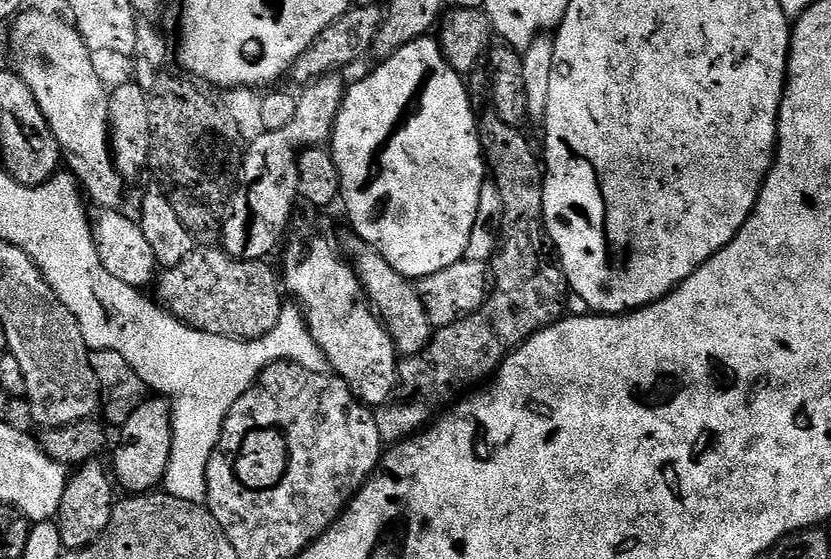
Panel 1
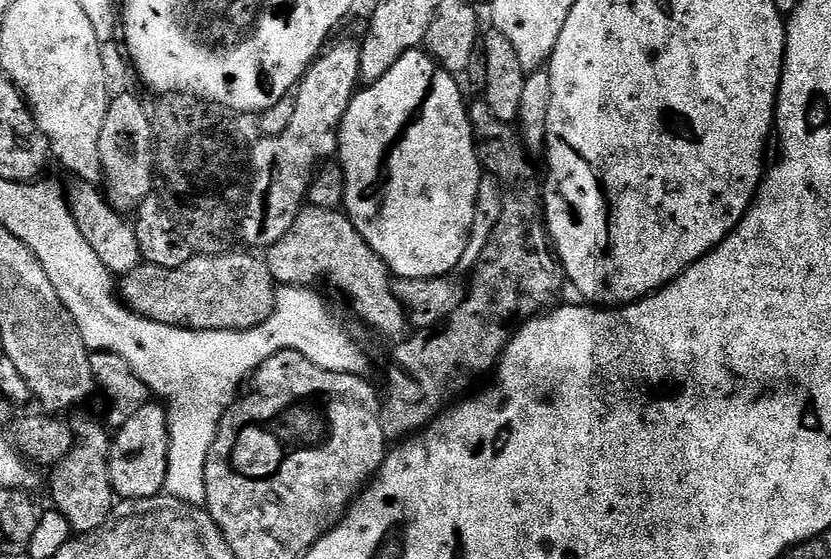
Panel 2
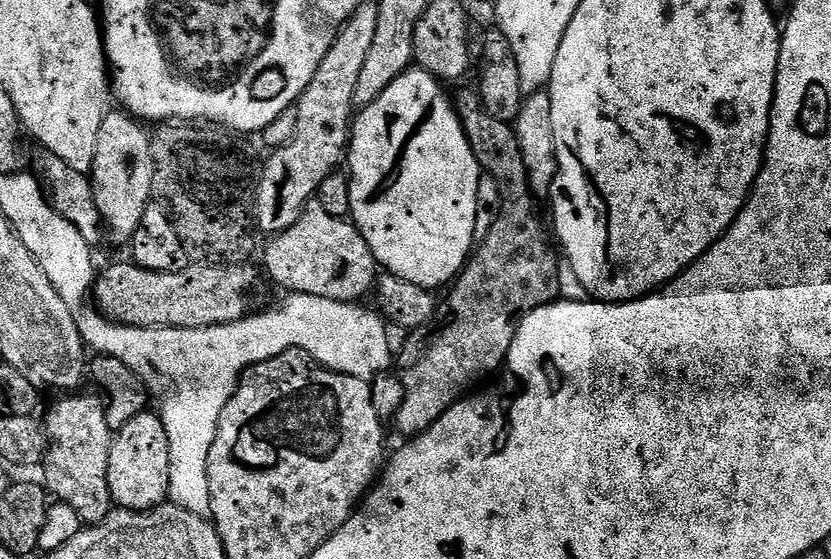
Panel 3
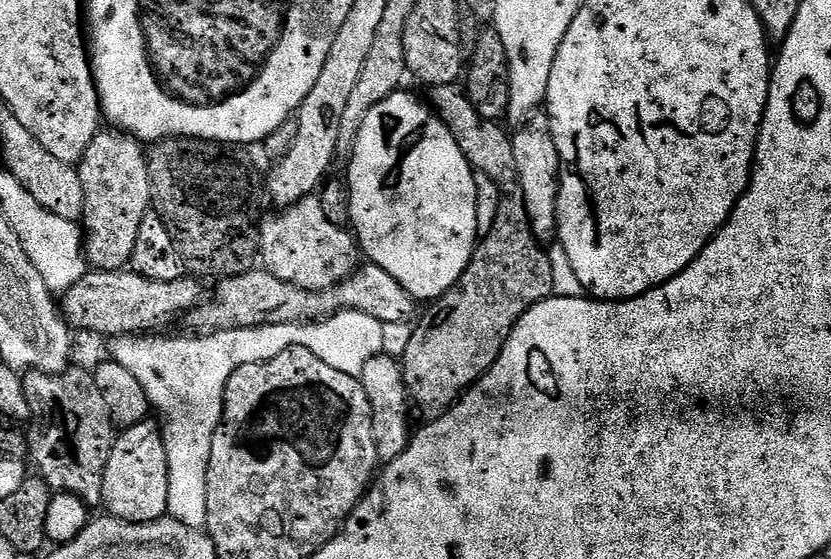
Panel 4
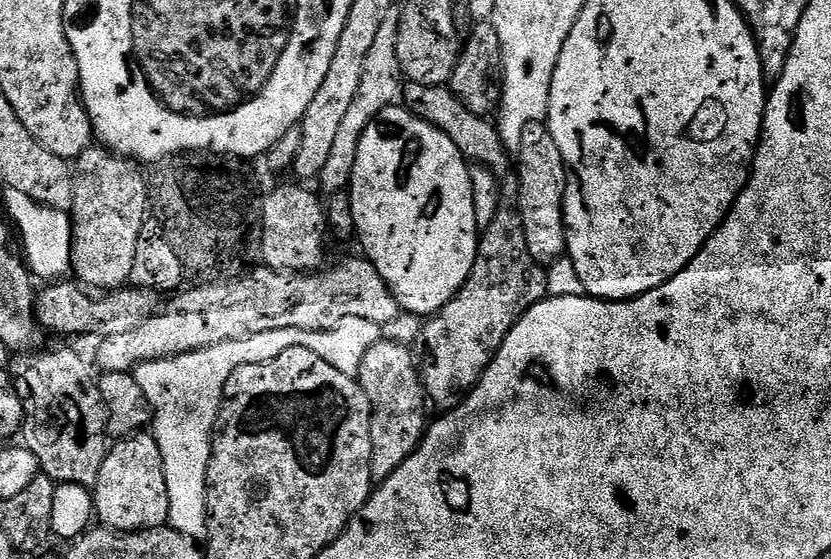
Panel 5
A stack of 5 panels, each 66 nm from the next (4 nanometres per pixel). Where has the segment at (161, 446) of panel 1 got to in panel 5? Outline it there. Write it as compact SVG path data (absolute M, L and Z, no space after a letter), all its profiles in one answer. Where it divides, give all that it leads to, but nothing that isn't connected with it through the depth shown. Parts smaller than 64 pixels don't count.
M147 431L137 432L134 436L121 439L119 442L113 443L108 449L108 456L102 462L102 470L98 474L94 485L94 516L97 521L105 528L113 528L115 532L149 532L152 528L162 528L168 524L168 515L170 514L170 498L166 490L166 474L164 473L164 459L162 458L162 450L158 450L158 442L156 437Z

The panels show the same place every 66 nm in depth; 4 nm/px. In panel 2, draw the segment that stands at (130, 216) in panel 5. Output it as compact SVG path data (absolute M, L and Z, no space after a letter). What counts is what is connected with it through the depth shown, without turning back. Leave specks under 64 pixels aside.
M130 92L113 95L108 101L106 122L102 122L102 138L98 140L98 146L104 167L103 183L108 184L106 195L109 204L121 214L135 213L140 203L154 192L154 137L149 109L144 109L143 104Z

